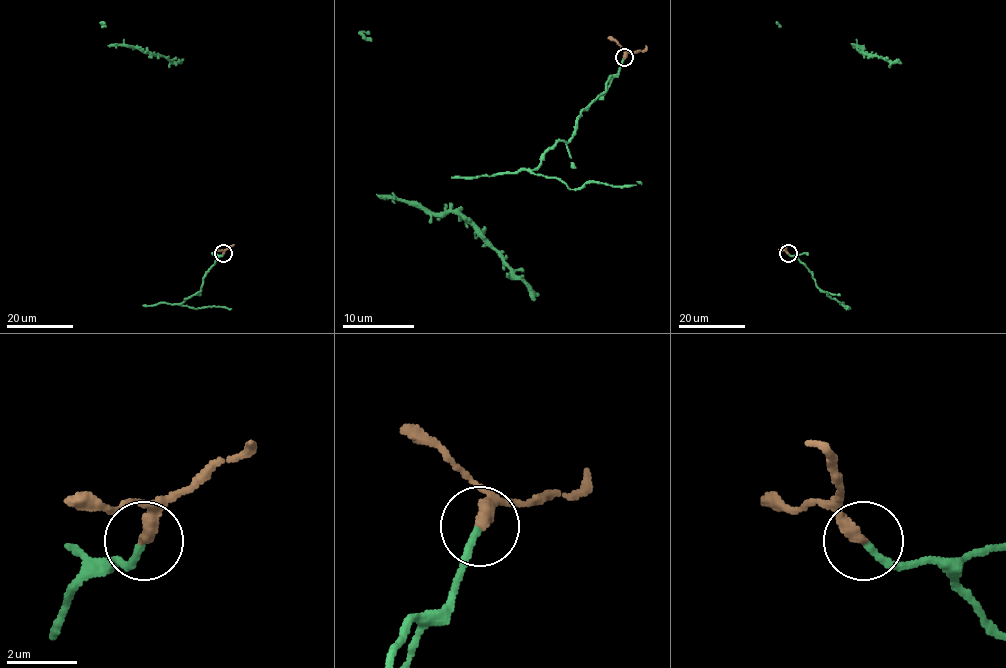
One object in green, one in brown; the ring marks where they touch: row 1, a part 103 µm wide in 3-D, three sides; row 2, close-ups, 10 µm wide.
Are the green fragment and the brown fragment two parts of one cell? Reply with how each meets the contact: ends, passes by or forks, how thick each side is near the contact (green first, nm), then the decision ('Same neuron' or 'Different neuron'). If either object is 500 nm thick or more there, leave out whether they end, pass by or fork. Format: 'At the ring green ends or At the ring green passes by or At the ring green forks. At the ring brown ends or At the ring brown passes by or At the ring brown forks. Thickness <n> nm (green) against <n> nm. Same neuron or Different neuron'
At the ring green ends. At the ring brown ends. Thickness 190 nm (green) against 360 nm. Same neuron

